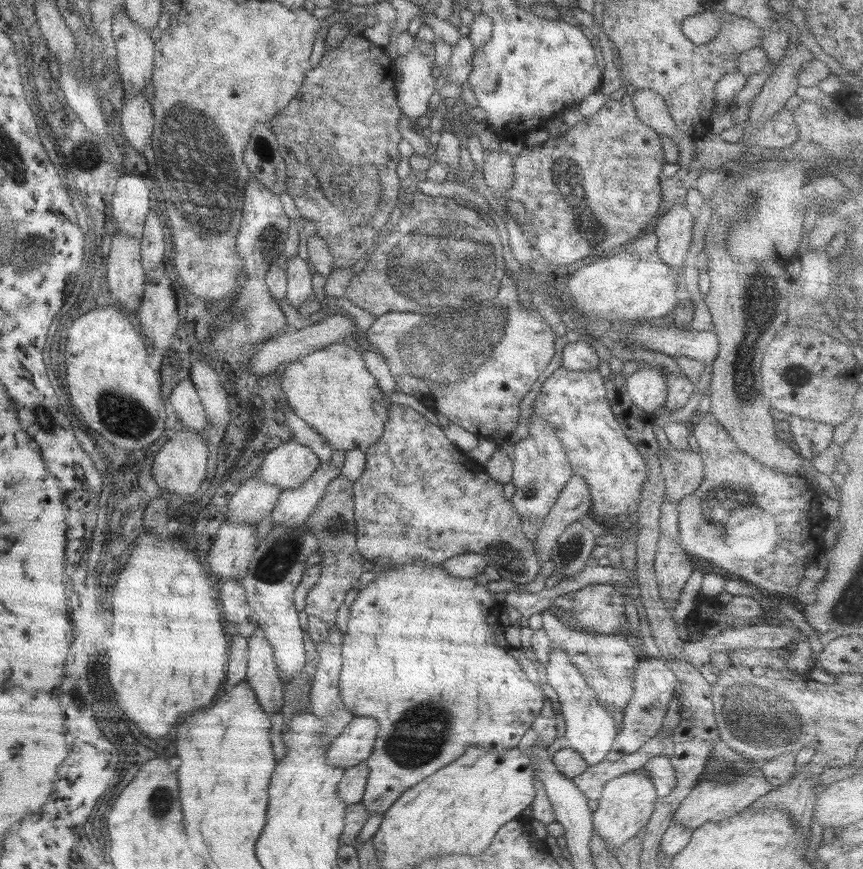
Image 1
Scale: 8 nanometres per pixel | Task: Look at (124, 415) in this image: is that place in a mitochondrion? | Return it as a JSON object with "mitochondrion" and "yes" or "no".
{"mitochondrion":"yes"}

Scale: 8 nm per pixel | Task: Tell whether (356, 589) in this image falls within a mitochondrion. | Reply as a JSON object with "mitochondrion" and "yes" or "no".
{"mitochondrion":"no"}

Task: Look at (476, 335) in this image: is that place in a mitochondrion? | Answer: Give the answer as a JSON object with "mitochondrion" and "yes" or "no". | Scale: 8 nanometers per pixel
{"mitochondrion":"yes"}

